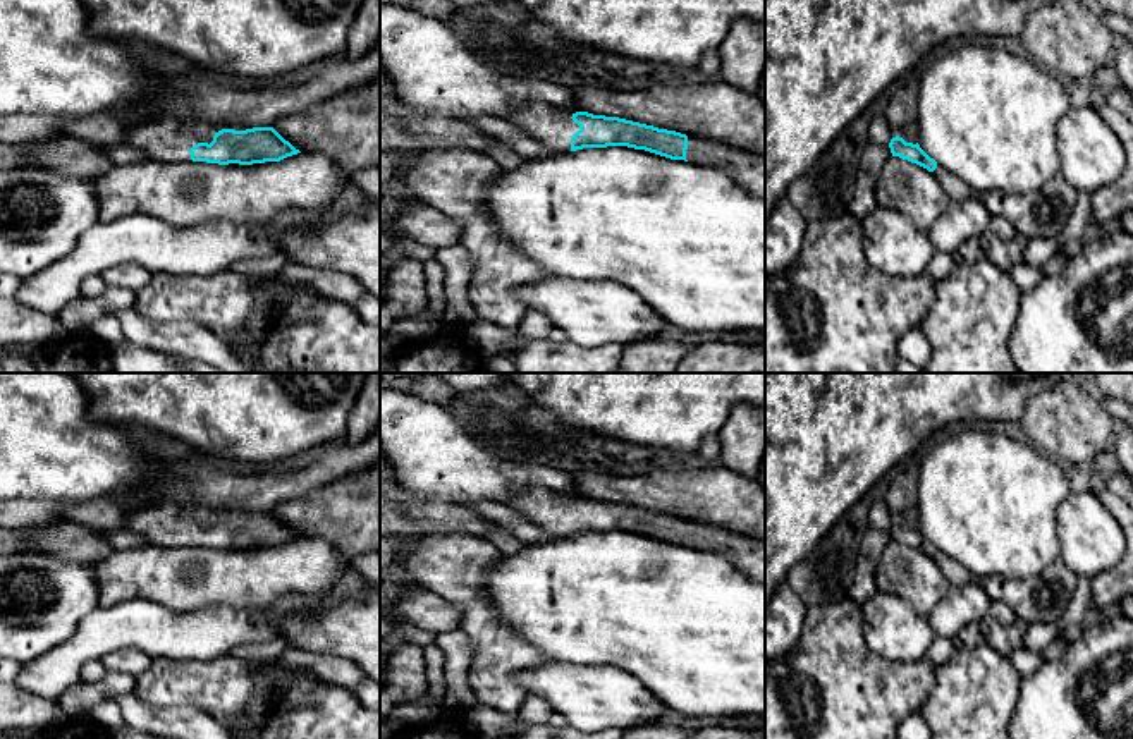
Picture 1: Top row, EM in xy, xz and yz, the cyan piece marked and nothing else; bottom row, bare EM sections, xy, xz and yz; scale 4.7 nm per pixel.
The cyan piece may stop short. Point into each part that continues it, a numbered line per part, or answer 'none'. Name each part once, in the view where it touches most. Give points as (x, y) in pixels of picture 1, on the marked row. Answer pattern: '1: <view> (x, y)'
1: xy (165, 140)
2: xz (748, 171)

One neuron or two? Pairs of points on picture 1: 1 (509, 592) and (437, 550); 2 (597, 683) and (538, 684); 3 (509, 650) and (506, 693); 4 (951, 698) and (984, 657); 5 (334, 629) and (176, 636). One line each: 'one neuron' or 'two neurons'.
1: two neurons
2: one neuron
3: one neuron
4: one neuron
5: two neurons

